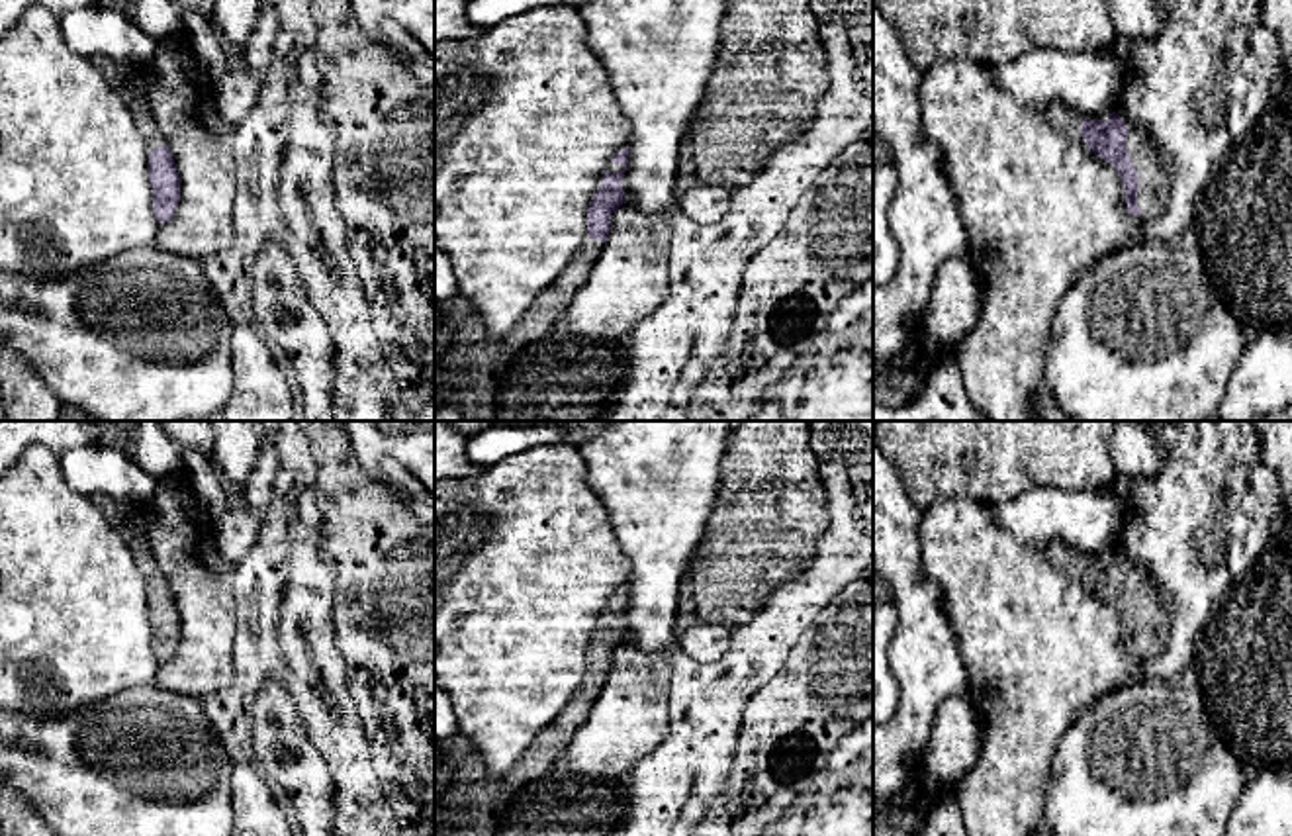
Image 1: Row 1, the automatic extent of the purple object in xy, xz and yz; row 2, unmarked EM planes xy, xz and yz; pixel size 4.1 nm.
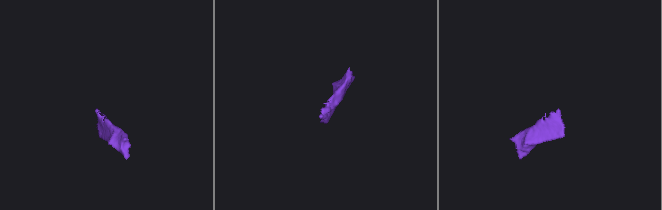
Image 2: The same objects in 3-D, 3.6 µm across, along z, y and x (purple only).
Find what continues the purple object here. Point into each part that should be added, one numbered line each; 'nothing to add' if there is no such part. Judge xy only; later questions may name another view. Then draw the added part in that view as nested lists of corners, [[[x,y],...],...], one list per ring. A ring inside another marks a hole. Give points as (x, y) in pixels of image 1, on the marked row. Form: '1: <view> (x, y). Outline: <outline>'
1: xy (126, 81). Outline: [[[106,65],[106,67],[114,74],[114,82],[115,82],[119,94],[133,108],[141,127],[145,129],[147,153],[166,145],[162,135],[153,127],[153,123],[147,119],[147,116],[143,112],[145,96],[143,96],[141,84],[137,82],[137,72],[115,67],[115,65]]]

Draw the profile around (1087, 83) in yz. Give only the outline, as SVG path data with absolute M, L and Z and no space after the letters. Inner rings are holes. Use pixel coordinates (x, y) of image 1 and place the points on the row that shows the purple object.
M1038 47L996 67L994 78L1016 102L1038 112L1061 104L1083 119L1108 121L1124 90L1124 63L1114 55Z

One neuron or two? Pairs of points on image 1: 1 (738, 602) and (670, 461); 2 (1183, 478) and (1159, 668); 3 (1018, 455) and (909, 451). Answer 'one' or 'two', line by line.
1: two
2: one
3: one

